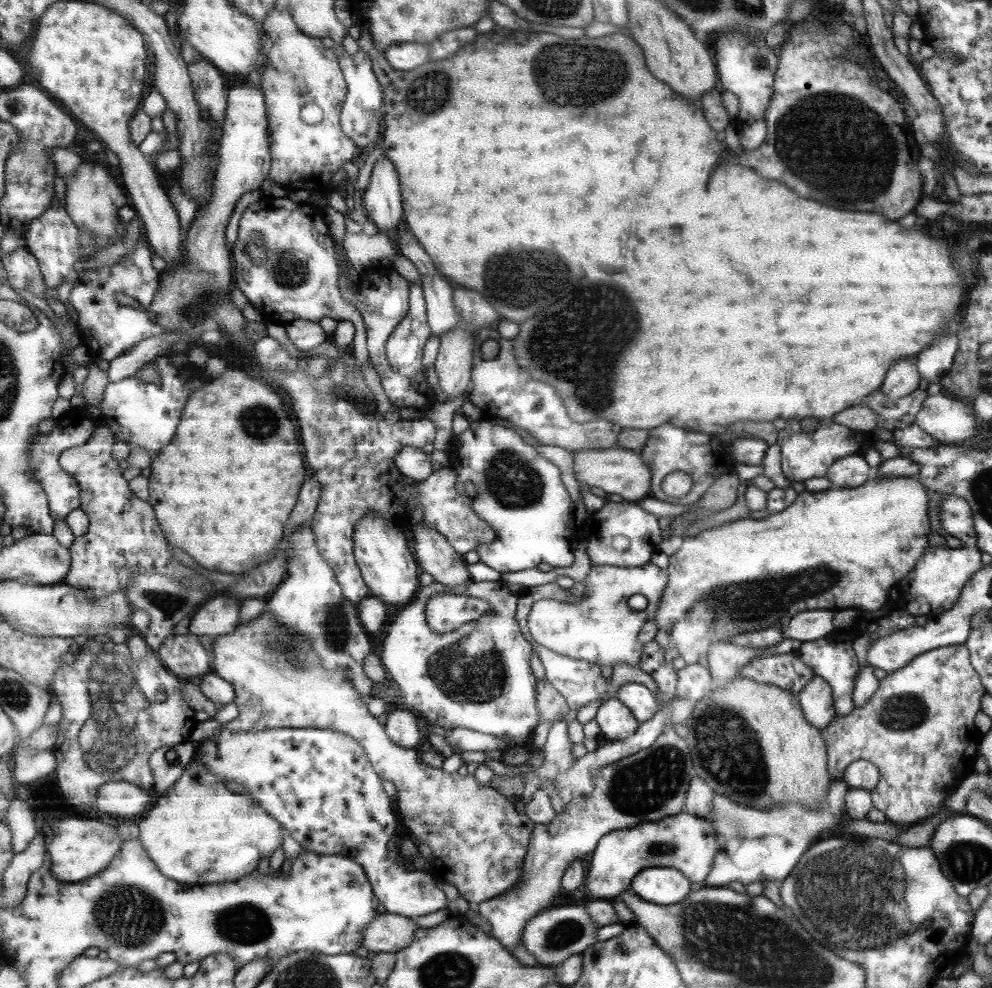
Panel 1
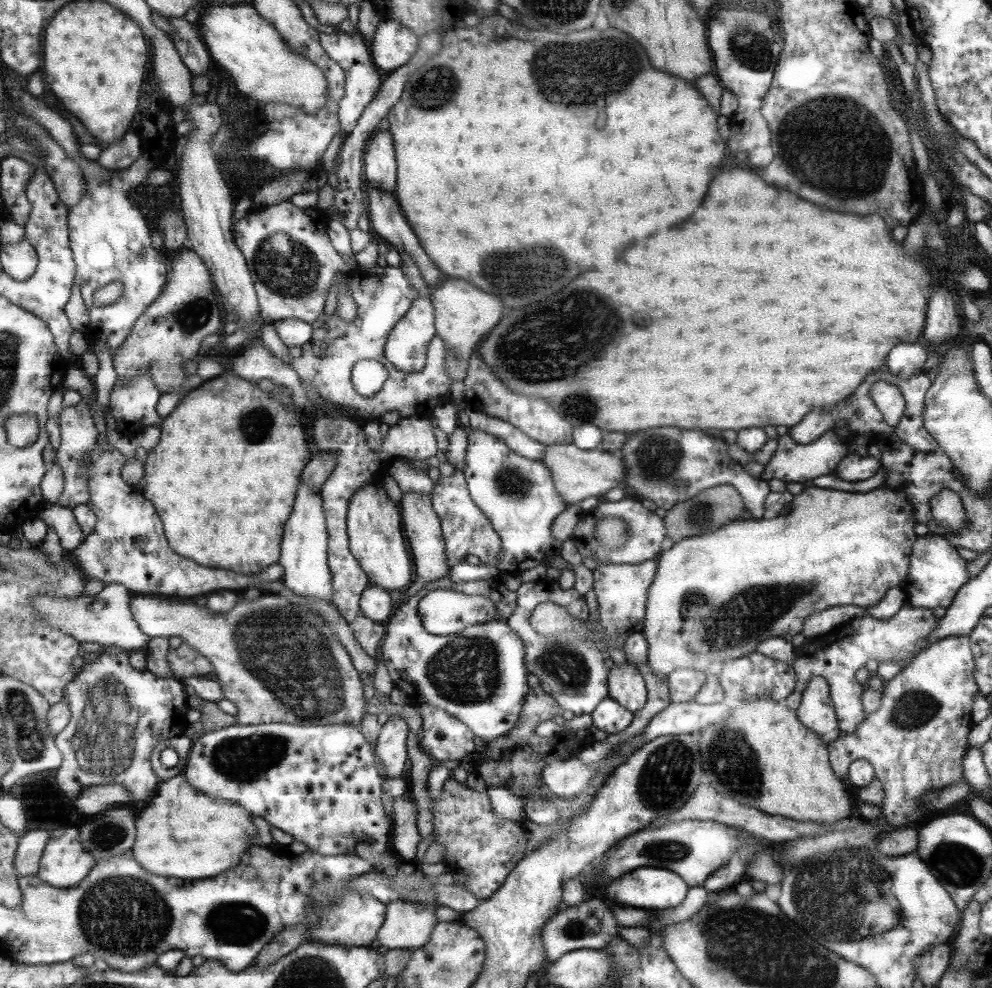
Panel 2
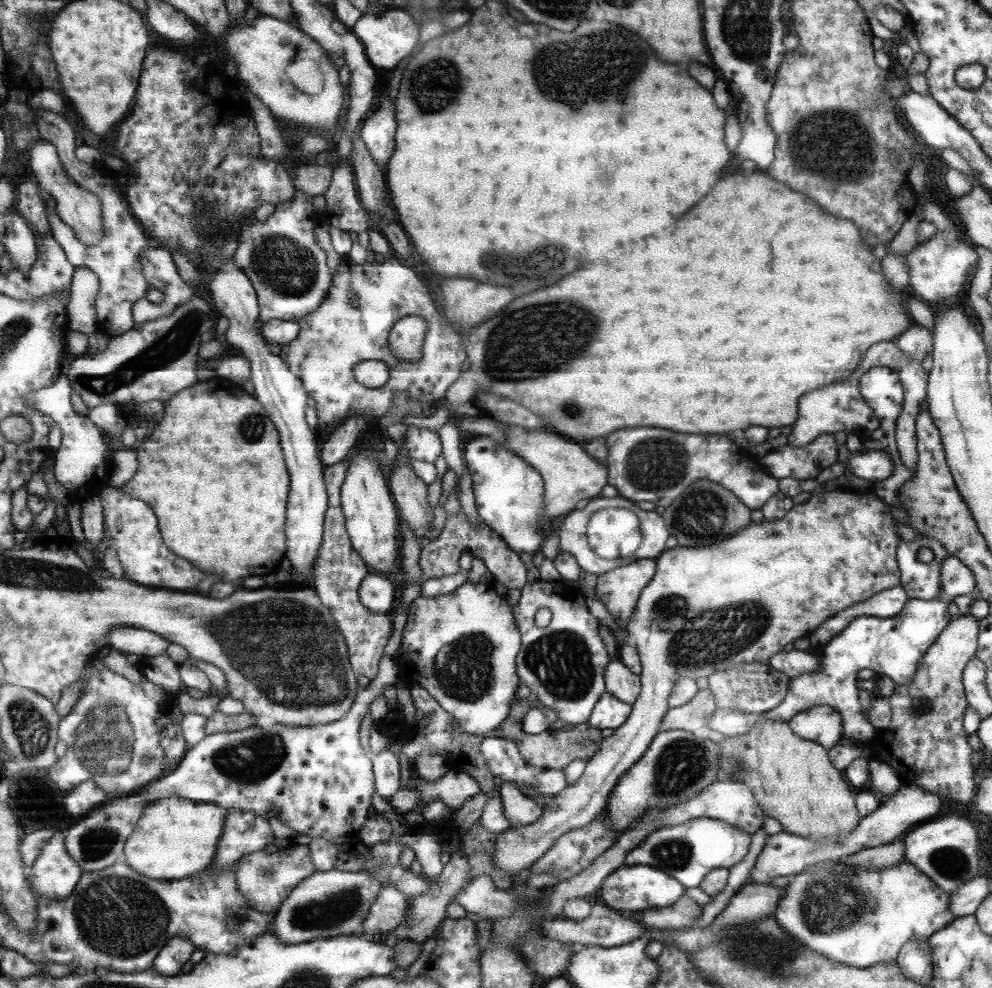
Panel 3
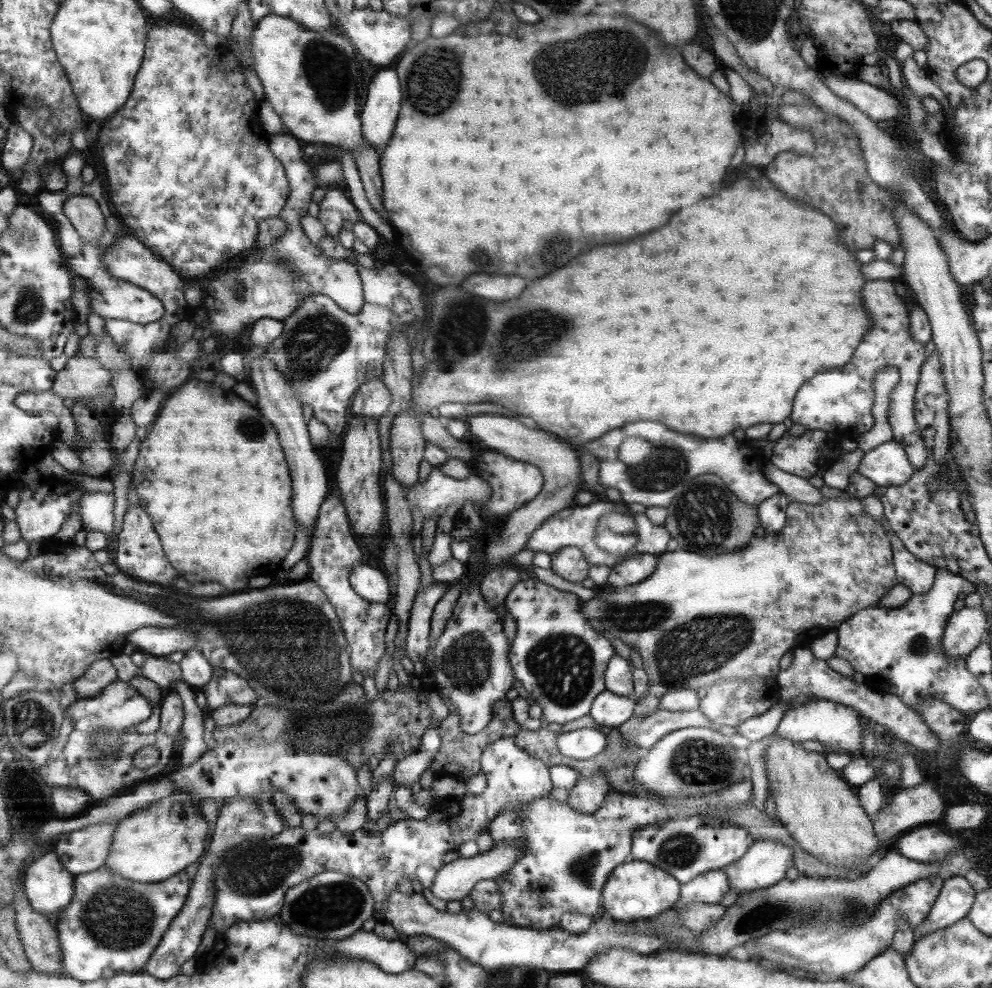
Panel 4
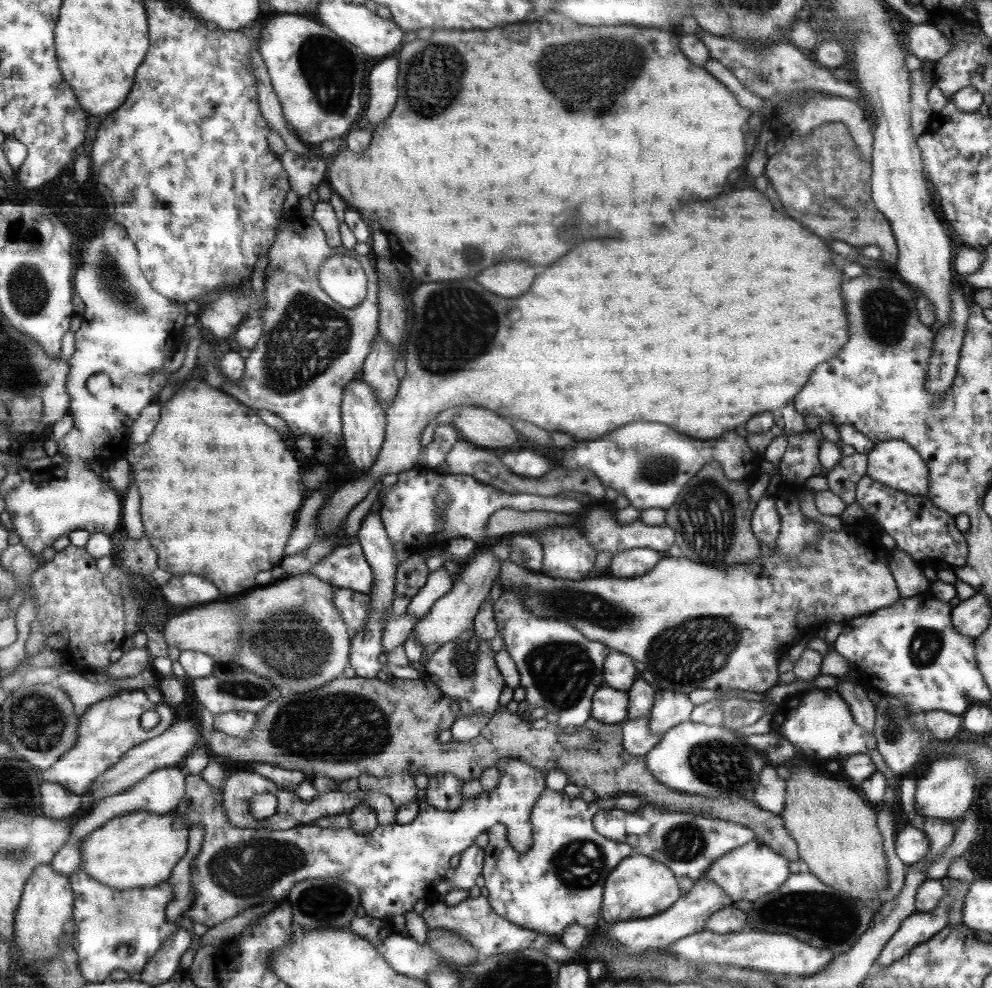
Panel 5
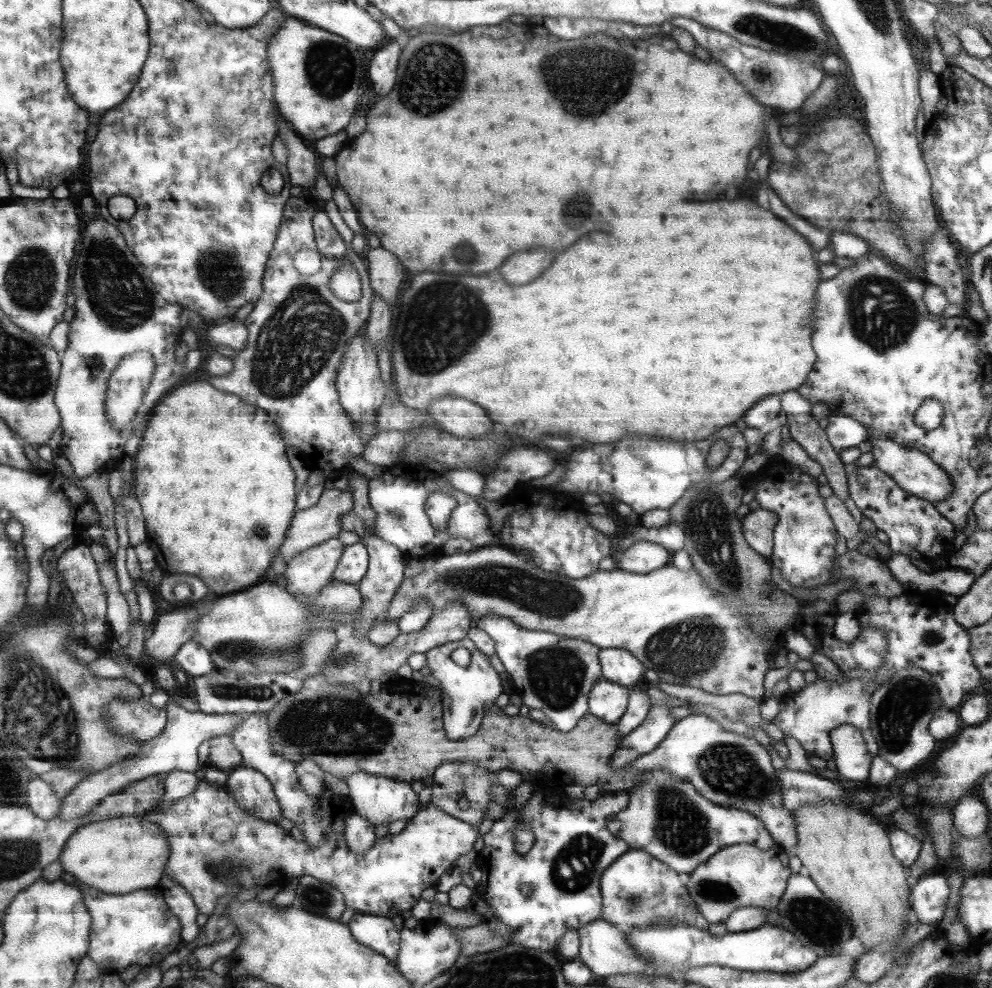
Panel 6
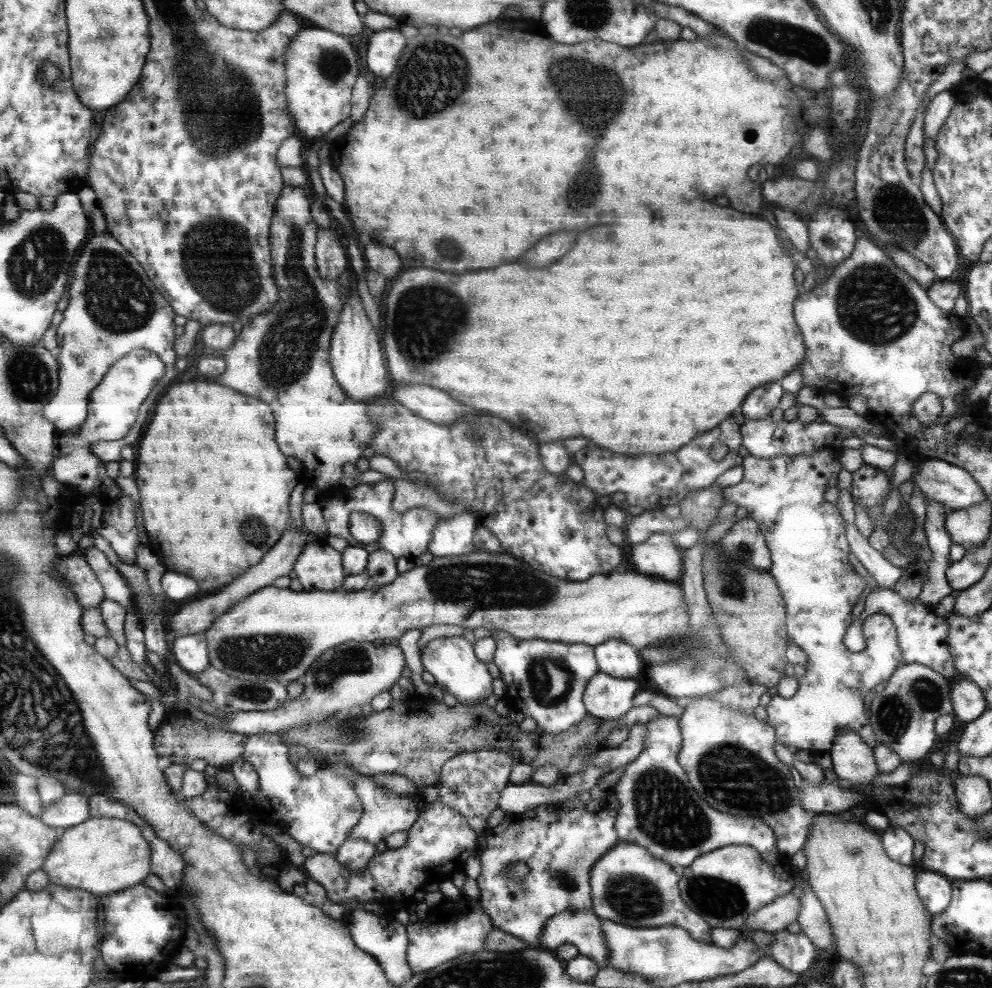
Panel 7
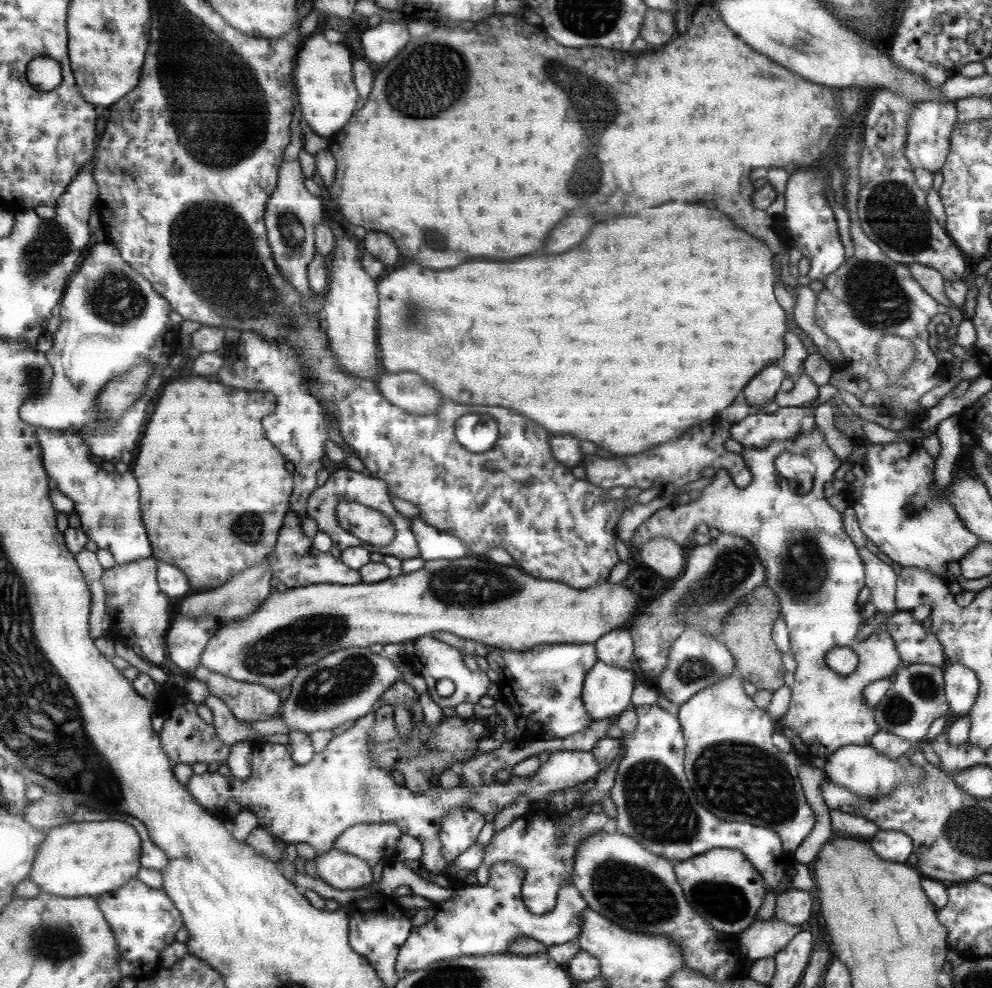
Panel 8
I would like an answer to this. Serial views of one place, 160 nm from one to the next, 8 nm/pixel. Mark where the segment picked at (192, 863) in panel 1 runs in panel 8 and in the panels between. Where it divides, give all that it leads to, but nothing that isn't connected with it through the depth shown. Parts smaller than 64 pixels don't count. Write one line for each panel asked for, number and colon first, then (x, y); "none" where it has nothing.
2: (183, 834)
3: (174, 837)
4: (152, 844)
5: (138, 850)
6: (130, 853)
7: (105, 855)
8: (78, 859)

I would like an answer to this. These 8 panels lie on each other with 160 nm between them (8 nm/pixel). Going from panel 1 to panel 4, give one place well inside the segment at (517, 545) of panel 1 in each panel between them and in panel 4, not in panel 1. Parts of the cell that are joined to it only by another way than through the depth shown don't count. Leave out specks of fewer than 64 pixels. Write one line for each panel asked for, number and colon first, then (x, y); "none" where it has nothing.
2: (517, 494)
3: (508, 492)
4: (513, 483)

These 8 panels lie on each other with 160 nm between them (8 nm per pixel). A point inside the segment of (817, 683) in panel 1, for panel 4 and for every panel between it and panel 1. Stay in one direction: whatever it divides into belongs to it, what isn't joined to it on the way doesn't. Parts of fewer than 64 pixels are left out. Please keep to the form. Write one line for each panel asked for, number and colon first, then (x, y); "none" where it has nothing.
2: (816, 711)
3: (821, 724)
4: (838, 728)

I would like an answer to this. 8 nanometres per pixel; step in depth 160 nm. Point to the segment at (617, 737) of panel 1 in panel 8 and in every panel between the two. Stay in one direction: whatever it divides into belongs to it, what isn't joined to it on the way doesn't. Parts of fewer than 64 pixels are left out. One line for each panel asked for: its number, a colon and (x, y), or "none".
2: (610, 717)
3: (609, 713)
4: (608, 710)
5: (610, 706)
6: (607, 701)
7: (607, 698)
8: (606, 691)

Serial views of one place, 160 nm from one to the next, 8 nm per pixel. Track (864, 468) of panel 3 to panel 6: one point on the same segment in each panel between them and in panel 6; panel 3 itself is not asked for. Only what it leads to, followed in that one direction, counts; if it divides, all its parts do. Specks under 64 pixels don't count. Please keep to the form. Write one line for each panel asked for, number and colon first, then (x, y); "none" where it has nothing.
4: (887, 464)
5: (893, 463)
6: (914, 472)

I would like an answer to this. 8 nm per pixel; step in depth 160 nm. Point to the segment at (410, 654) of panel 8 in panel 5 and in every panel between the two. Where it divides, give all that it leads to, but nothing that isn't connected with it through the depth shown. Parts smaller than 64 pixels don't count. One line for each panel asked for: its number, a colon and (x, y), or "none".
5: (463, 669)
6: (467, 692)
7: (451, 661)

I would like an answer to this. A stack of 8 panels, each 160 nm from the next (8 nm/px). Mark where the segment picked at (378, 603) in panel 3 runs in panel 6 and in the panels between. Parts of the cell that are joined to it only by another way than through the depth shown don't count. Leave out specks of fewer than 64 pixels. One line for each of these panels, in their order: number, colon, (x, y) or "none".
4: (370, 584)
5: (345, 567)
6: (350, 568)

